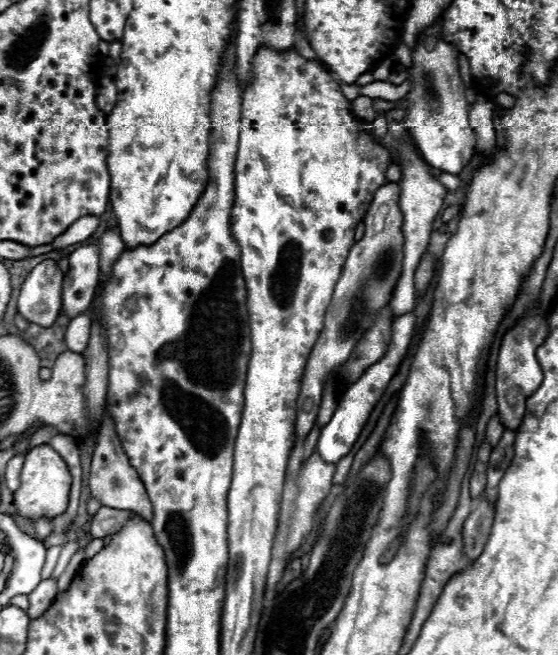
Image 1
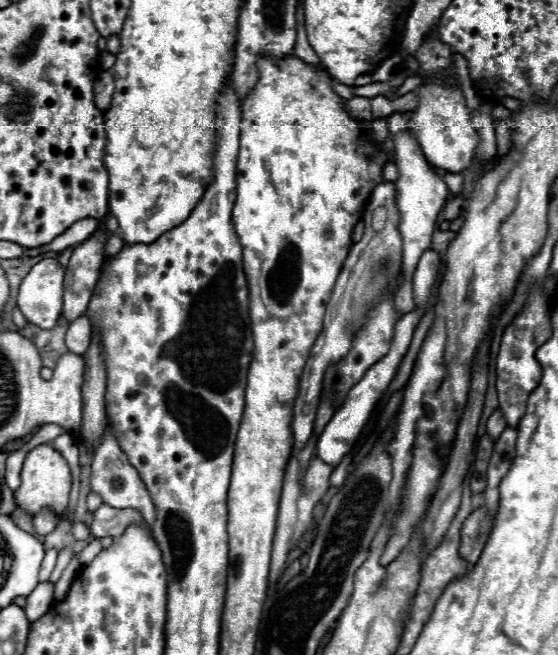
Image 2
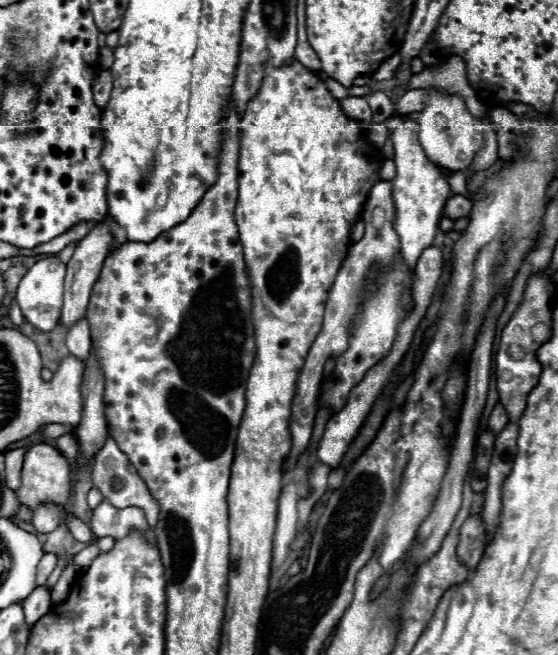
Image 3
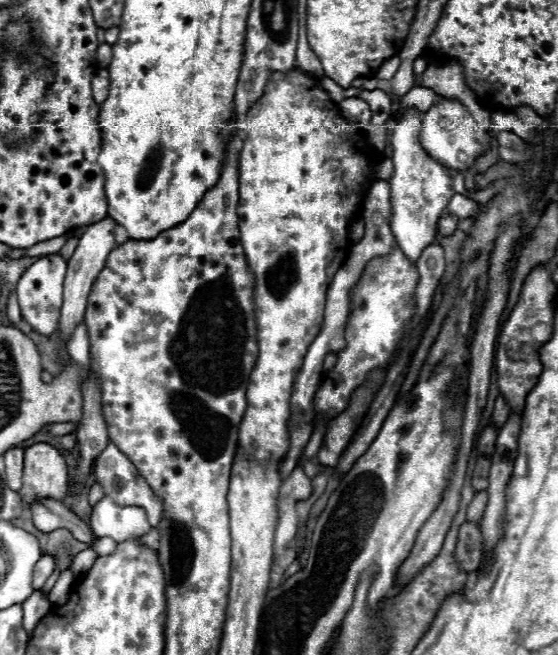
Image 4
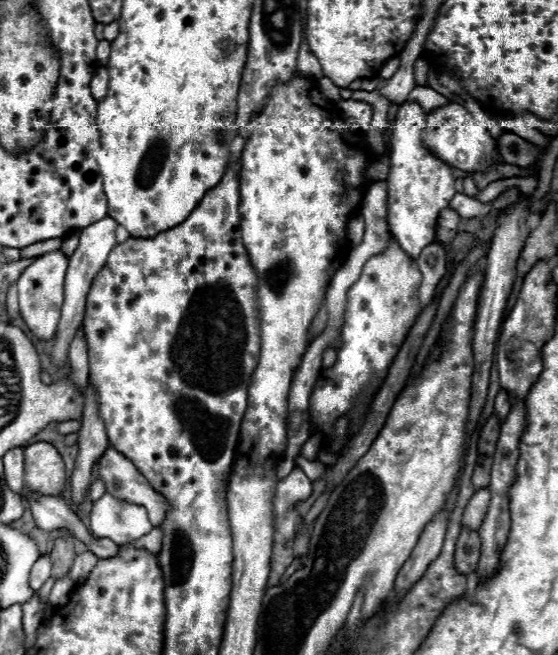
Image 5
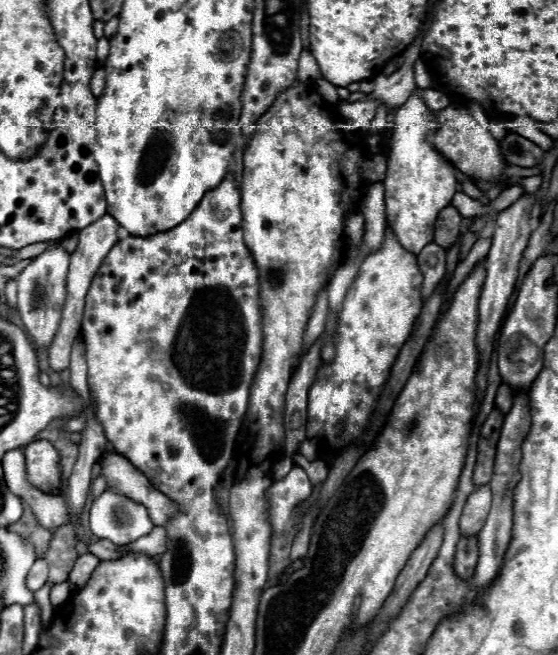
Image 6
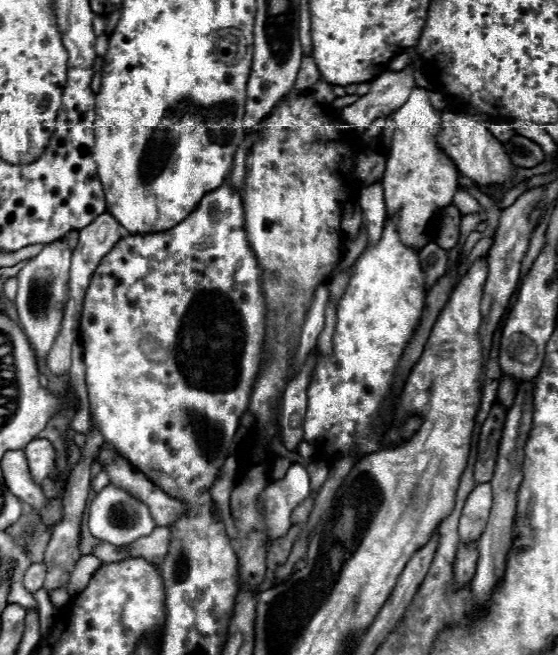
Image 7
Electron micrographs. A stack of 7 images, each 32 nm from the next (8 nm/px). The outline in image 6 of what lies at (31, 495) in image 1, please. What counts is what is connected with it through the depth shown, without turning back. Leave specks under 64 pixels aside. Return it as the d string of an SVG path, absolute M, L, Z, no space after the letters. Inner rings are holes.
M36 440L24 448L24 456L28 482L44 494L60 494L62 466L58 450L46 440Z

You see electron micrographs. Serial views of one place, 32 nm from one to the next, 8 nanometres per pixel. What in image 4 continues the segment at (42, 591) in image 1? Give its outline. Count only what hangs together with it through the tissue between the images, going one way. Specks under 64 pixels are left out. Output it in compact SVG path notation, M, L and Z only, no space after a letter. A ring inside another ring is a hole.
M34 590L32 596L22 604L22 608L24 608L24 628L26 628L28 636L32 636L32 630L36 628L40 618L44 618L48 614L50 600L42 590Z

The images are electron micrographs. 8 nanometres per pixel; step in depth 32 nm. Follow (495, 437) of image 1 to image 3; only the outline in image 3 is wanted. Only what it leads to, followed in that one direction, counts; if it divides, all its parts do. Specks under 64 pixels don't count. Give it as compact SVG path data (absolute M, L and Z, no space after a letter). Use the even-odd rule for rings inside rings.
M498 404L498 406L494 408L494 412L492 412L492 416L488 418L488 430L490 430L494 436L498 436L498 434L504 430L506 424L508 424L506 412L504 412L502 404Z

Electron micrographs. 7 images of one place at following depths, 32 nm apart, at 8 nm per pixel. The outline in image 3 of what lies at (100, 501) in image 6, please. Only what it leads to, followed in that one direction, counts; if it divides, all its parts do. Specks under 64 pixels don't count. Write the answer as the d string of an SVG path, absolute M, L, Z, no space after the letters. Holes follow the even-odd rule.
M102 500L102 504L92 512L90 530L96 538L112 536L112 538L124 538L130 528L148 530L148 522L144 518L144 512L140 508L114 508L110 502Z

